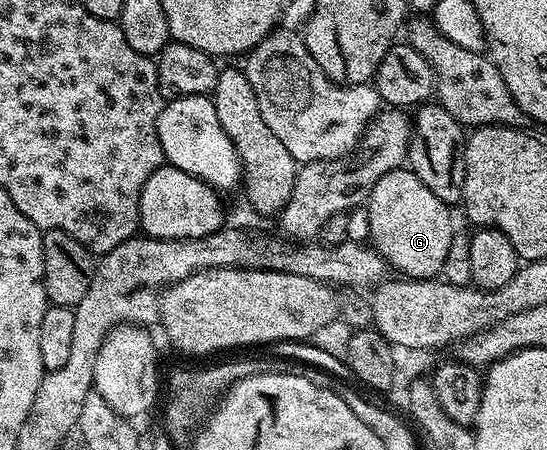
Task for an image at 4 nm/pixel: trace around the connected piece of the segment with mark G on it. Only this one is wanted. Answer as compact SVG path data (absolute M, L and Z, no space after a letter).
M398 168L379 176L375 188L371 188L367 203L369 219L371 220L371 232L369 242L377 253L384 256L398 275L404 276L409 280L433 280L438 277L445 269L447 252L451 248L451 240L455 233L453 227L453 214L450 203L439 200L419 176L415 176L413 171L408 168Z

